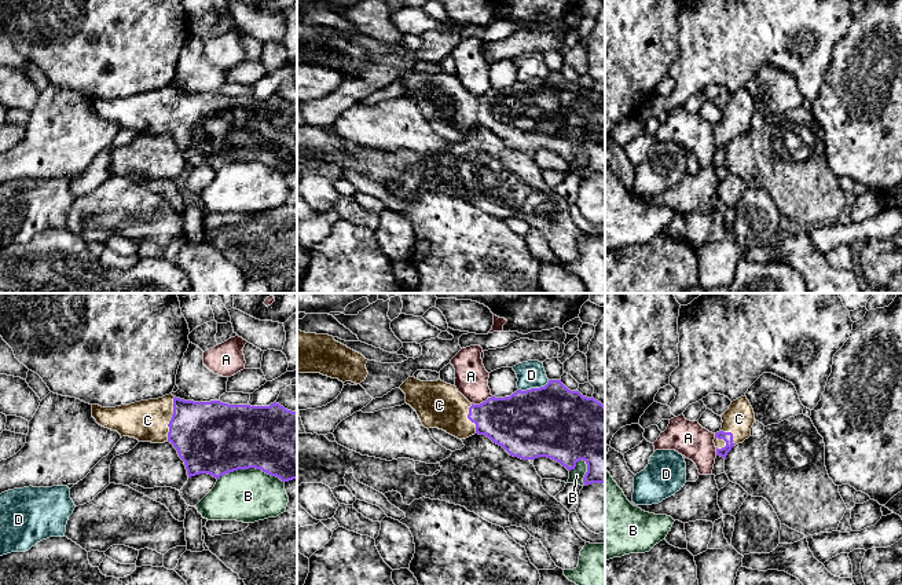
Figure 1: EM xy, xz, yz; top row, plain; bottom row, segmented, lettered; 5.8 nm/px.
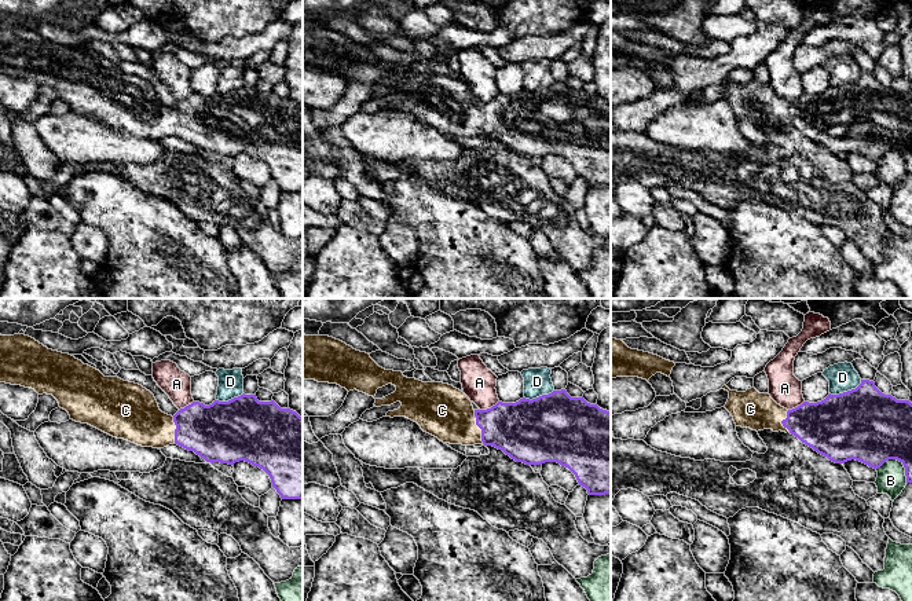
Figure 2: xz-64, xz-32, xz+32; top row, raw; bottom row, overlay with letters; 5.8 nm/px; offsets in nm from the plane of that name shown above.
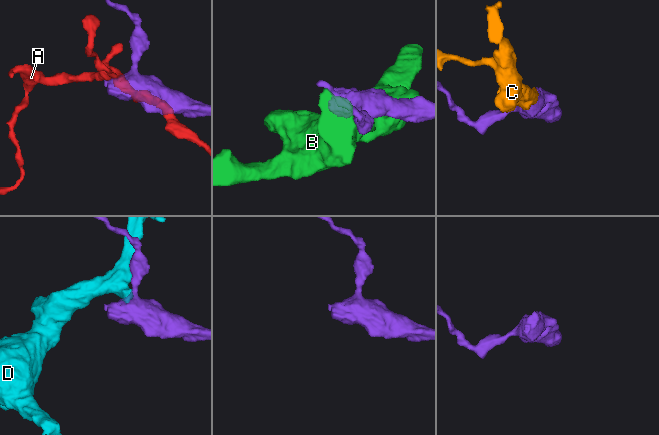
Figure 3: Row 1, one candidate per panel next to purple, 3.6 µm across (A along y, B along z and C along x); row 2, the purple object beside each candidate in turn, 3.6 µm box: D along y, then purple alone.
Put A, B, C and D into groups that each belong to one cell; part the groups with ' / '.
A / B / C / D

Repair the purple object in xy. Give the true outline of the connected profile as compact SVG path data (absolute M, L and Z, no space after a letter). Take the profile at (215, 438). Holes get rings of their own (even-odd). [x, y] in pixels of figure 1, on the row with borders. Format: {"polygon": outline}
{"polygon": "M169 394L116 407L92 405L92 417L99 425L117 431L121 438L129 436L151 443L170 442L184 461L188 478L208 474L219 479L238 469L256 468L282 482L297 479L297 412L287 410L276 402L270 406L228 405L220 401L184 401Z"}

